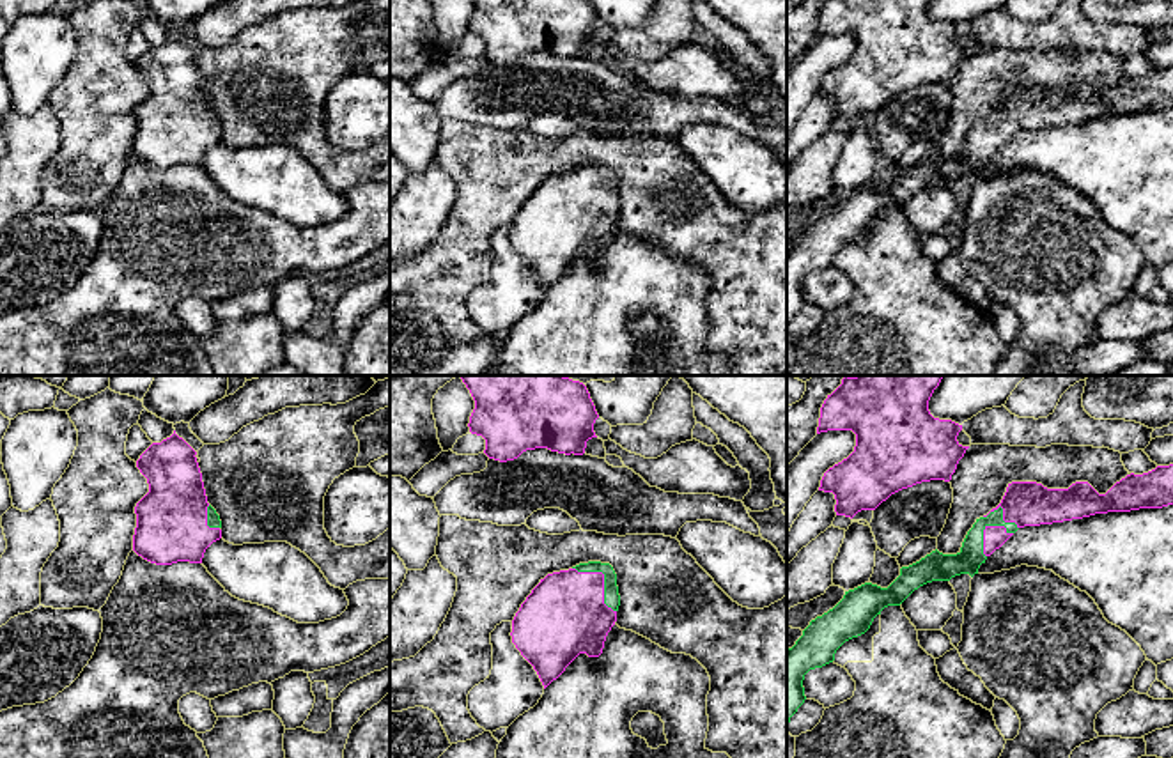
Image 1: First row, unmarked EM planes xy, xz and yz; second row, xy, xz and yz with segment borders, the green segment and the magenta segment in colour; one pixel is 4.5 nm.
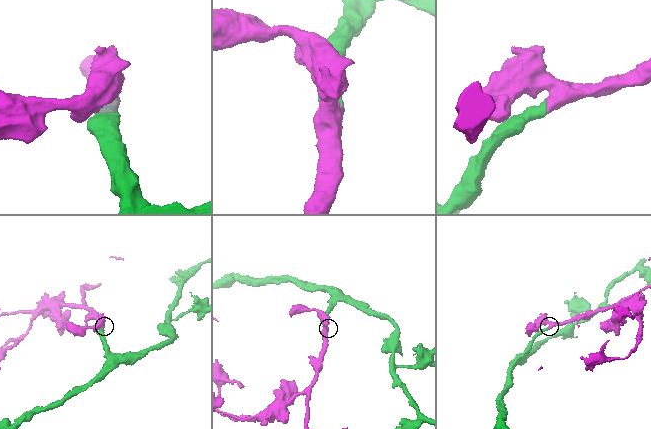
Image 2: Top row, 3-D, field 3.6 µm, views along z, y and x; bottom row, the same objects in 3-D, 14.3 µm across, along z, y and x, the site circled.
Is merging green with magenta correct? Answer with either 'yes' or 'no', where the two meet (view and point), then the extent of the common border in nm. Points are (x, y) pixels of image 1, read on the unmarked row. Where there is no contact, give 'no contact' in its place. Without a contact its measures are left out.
yes; contact yz (989, 128); length 240 nm

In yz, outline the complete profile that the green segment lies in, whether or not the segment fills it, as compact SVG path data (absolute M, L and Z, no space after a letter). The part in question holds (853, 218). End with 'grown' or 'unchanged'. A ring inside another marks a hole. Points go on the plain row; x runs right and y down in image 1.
M1173 67L1143 78L1130 76L1106 97L1099 97L1088 85L1076 85L1068 92L1047 92L1037 85L1008 87L1001 106L976 122L957 158L936 152L902 170L888 191L865 186L845 195L833 213L810 225L787 253L787 329L806 303L803 283L810 273L833 266L845 244L865 237L884 211L900 209L920 190L978 177L980 168L1019 131L1168 108L1173 108Z | grown

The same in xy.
M174 34L136 64L149 96L135 110L133 154L151 166L202 166L206 152L221 142L221 124L207 106L195 58Z | grown

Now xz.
M588 165L548 177L516 216L512 246L546 292L579 257L602 257L618 209L610 166Z | grown

